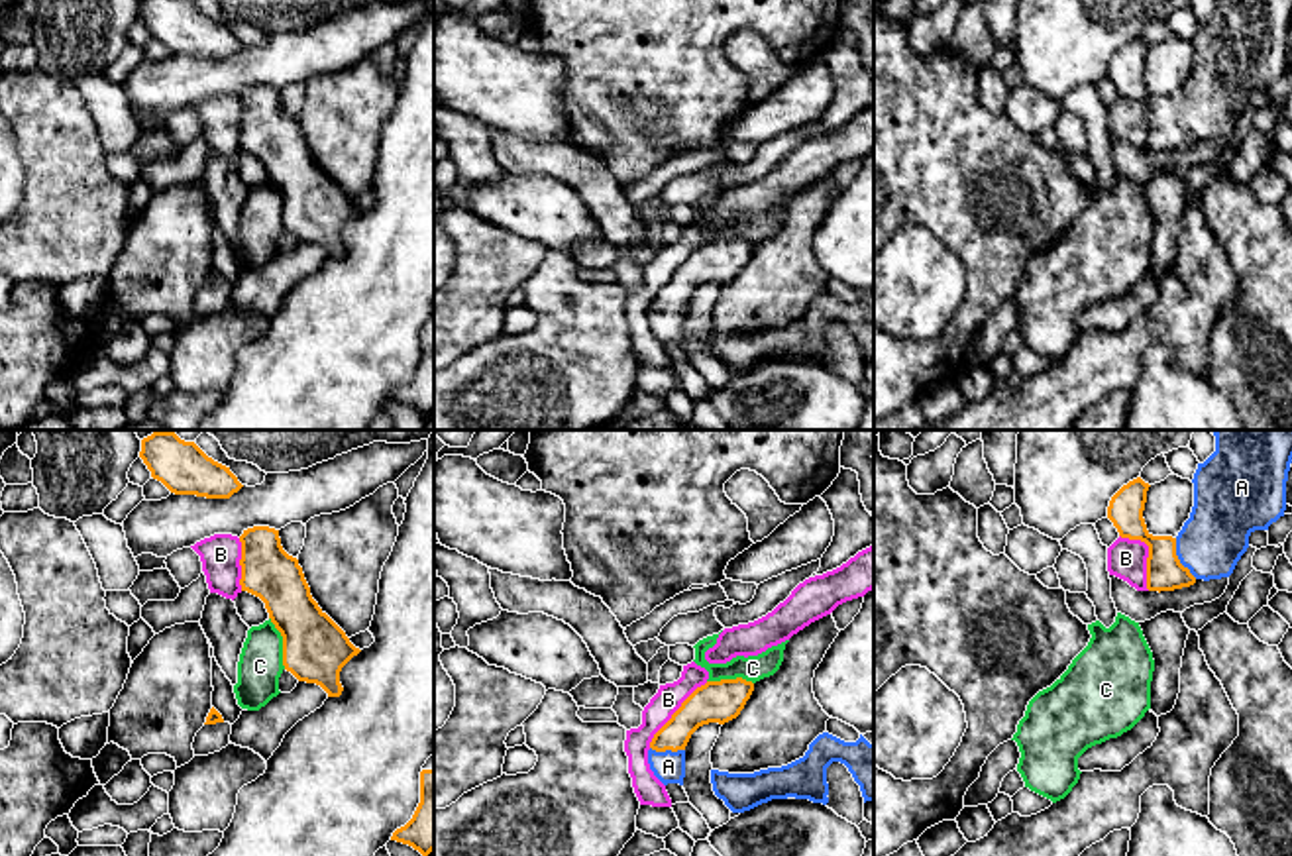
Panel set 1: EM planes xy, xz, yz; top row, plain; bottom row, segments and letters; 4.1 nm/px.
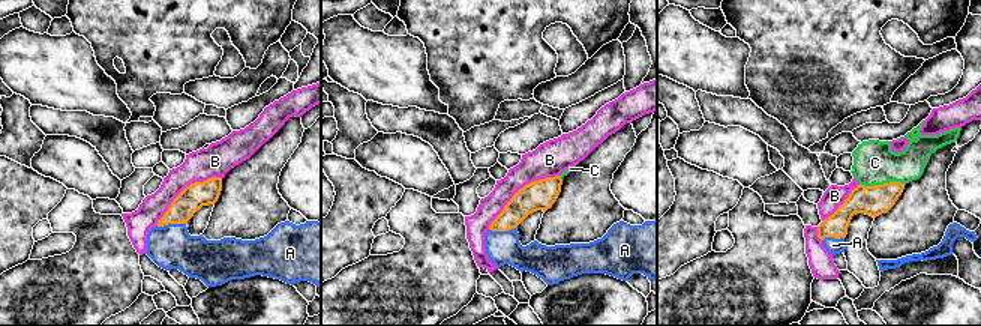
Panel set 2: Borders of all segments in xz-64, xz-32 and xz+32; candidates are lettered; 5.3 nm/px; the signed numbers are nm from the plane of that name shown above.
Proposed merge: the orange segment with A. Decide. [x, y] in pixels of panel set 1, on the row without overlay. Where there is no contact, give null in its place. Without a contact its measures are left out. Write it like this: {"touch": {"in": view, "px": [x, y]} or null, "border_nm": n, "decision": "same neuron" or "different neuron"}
{"touch": {"in": "yz", "px": [1177, 118]}, "border_nm": 190, "decision": "same neuron"}

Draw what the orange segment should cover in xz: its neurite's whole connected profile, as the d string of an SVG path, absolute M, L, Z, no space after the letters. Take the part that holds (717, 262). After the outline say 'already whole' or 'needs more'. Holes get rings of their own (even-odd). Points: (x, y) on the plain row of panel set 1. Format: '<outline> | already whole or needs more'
M742 238L707 241L697 247L650 302L648 324L654 336L664 346L683 346L685 306L691 294L703 285L725 285L736 279L752 251L754 243Z | needs more

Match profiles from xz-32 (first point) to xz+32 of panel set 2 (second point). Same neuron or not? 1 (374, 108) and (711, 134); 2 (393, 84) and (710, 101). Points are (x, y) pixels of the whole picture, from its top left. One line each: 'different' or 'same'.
1: different
2: different

